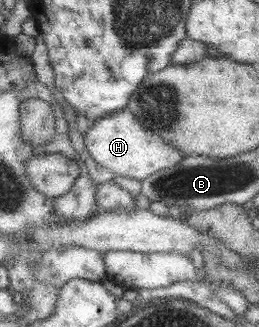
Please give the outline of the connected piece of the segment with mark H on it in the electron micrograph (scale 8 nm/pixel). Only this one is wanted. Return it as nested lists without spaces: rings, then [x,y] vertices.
[[[123,109],[113,115],[108,113],[93,121],[89,131],[85,133],[84,144],[89,155],[101,167],[109,169],[116,176],[139,180],[145,180],[156,172],[174,167],[186,157],[183,151],[171,145],[165,138],[141,125],[141,120],[129,109]]]

